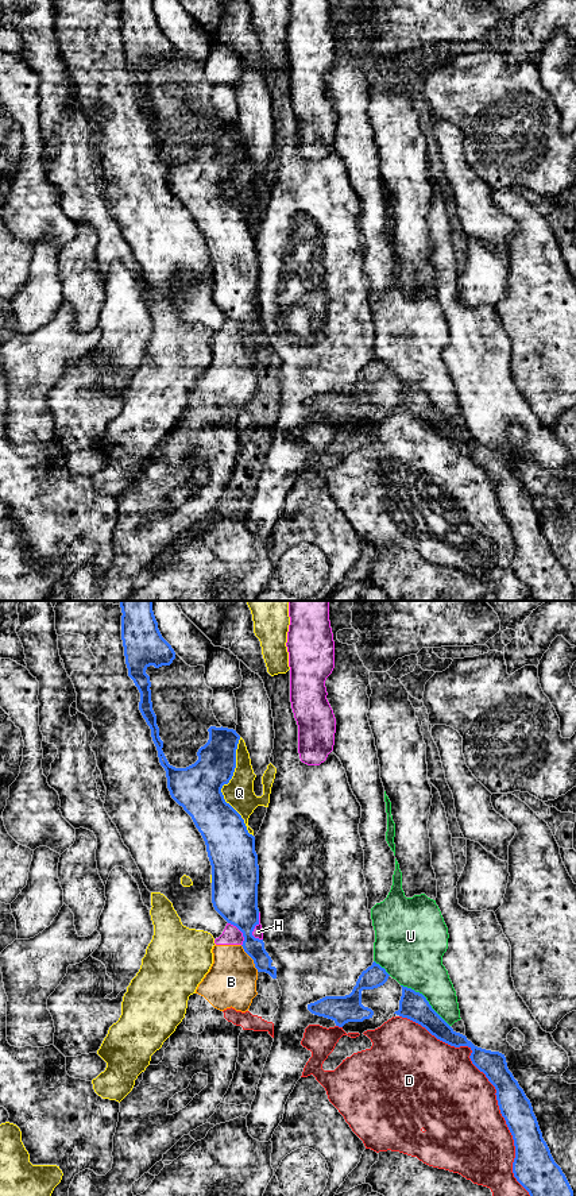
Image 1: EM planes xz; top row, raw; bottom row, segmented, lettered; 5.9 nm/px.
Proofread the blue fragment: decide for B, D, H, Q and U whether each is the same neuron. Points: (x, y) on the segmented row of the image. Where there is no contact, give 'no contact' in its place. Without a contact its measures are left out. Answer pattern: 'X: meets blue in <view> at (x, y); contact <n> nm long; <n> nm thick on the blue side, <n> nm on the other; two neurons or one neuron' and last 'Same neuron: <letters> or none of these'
B: meets blue in xz at (251, 957); contact 190 nm long; 160 nm thick on the blue side, 300 nm on the other; two neurons
D: meets blue in xz at (494, 1085); contact 1300 nm long; 180 nm thick on the blue side, 480 nm on the other; two neurons
H: meets blue in xz at (254, 928); contact 170 nm long; 280 nm thick on the blue side, 60 nm on the other; two neurons
Q: meets blue in xz at (223, 784); contact 600 nm long; 280 nm thick on the blue side, 180 nm on the other; two neurons
U: meets blue in xz at (426, 1000); contact 380 nm long; 160 nm thick on the blue side, 320 nm on the other; two neurons
Same neuron: none of these

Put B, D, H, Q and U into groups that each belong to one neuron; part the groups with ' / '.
B H / D / Q / U

